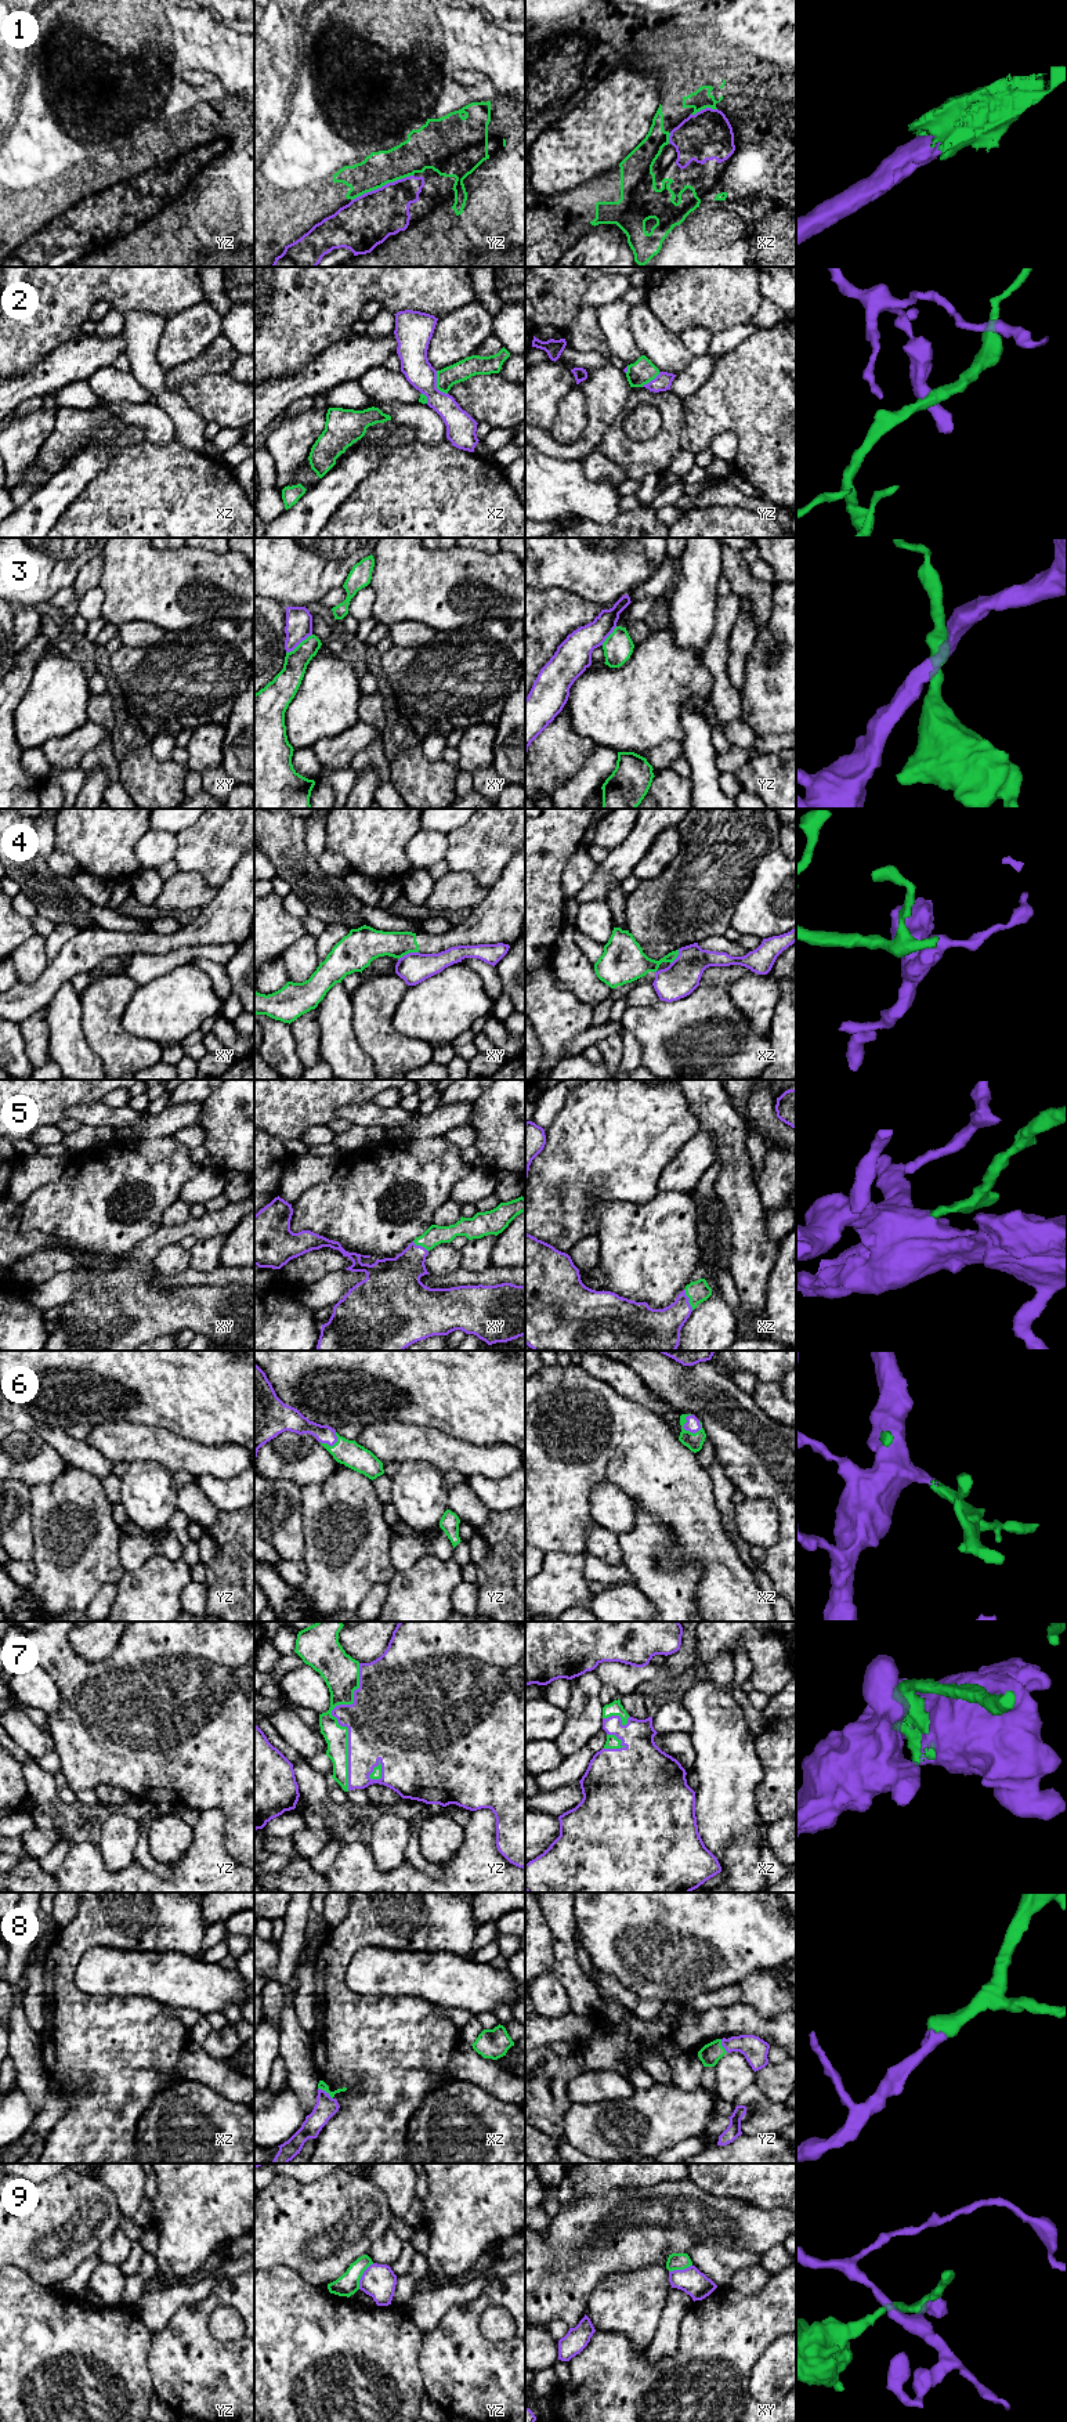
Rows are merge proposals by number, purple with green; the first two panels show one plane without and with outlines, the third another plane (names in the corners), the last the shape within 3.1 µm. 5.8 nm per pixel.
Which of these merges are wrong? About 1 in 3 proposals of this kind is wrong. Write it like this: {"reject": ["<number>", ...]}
{"reject": ["2", "3", "4", "9"]}

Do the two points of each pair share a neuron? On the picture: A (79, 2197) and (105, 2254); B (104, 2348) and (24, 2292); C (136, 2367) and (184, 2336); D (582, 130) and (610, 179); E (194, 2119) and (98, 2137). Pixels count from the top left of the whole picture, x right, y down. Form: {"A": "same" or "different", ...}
{"A": "different", "B": "same", "C": "different", "D": "different", "E": "different"}

